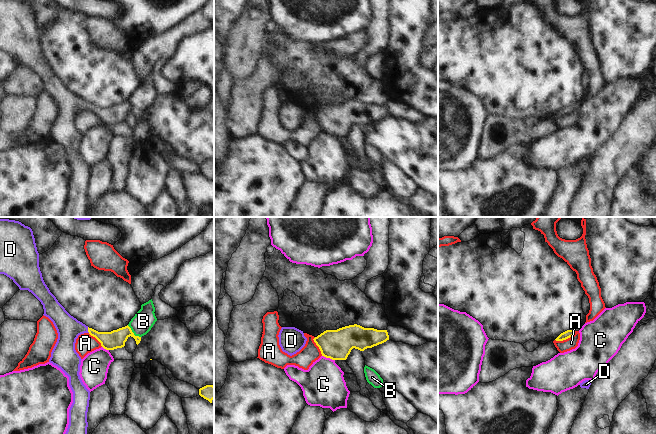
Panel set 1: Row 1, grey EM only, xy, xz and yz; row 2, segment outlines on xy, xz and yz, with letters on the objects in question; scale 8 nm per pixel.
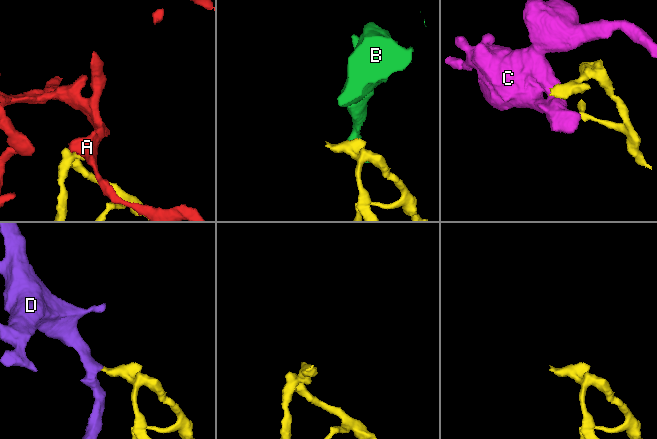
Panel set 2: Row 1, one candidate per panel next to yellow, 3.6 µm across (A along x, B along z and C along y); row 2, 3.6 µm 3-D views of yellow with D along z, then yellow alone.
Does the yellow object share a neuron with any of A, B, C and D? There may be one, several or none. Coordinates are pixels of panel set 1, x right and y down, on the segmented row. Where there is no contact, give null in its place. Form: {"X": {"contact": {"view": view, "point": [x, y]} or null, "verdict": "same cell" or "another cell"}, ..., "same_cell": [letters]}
{"A": {"contact": {"view": "yz", "point": [565, 339]}, "verdict": "another cell"}, "B": {"contact": {"view": "xy", "point": [133, 333]}, "verdict": "another cell"}, "C": {"contact": {"view": "xz", "point": [328, 357]}, "verdict": "another cell"}, "D": {"contact": {"view": "xy", "point": [88, 330]}, "verdict": "same cell"}, "same_cell": ["D"]}

